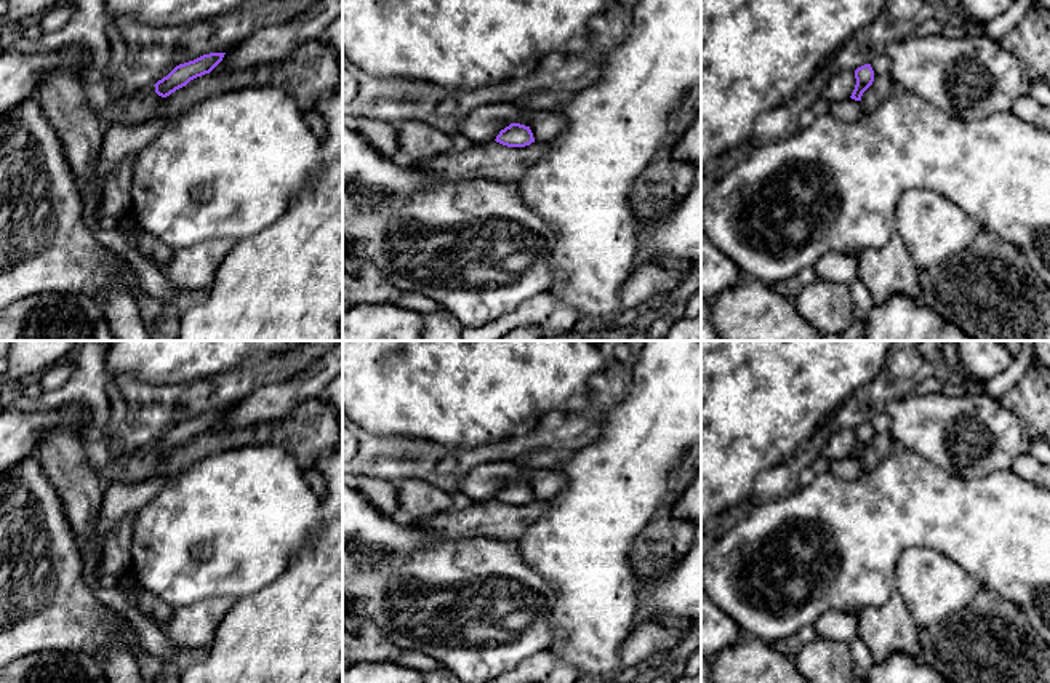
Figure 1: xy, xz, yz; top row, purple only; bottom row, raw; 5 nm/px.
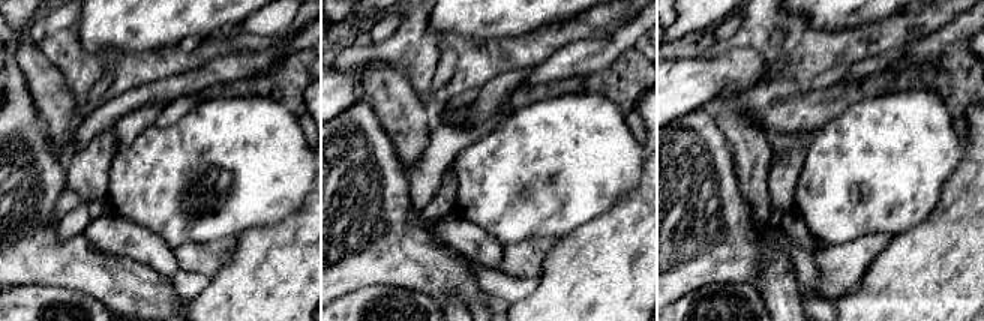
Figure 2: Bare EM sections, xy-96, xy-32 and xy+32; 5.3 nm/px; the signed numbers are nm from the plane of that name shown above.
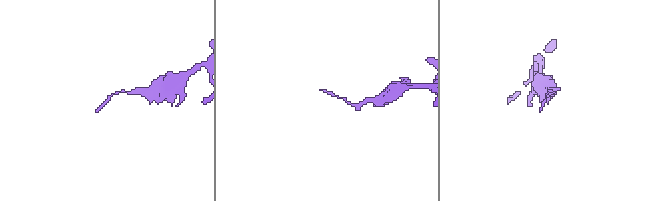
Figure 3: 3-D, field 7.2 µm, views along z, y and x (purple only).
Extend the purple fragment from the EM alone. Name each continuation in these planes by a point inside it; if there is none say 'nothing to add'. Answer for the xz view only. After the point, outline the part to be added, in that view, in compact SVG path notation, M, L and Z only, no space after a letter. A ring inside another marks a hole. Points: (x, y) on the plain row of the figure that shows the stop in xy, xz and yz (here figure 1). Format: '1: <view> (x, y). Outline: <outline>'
nothing to add

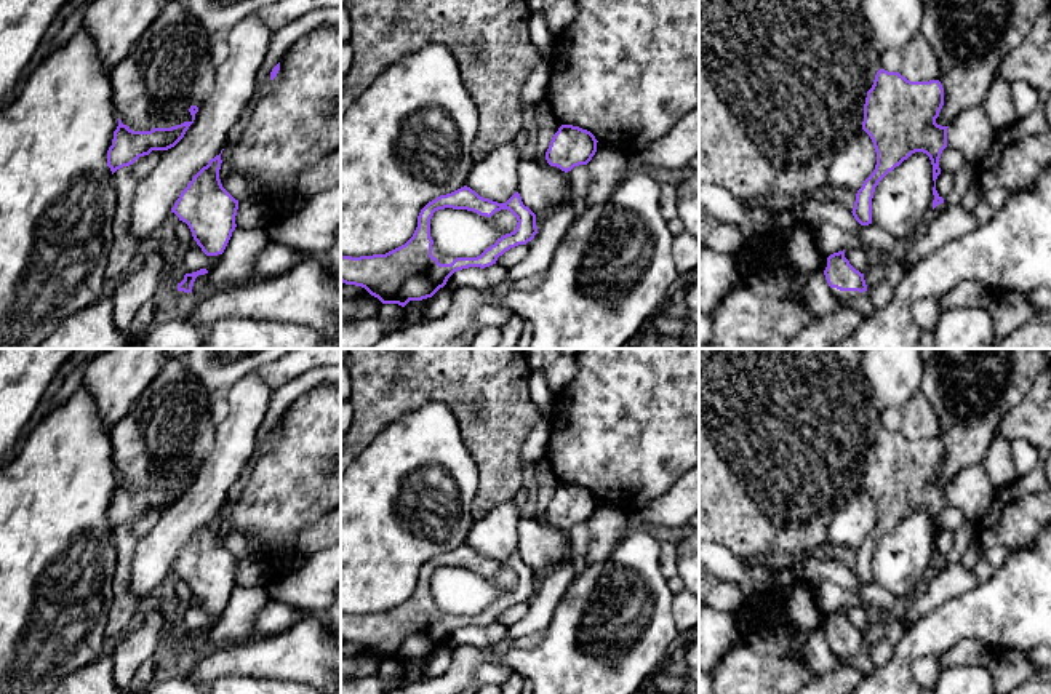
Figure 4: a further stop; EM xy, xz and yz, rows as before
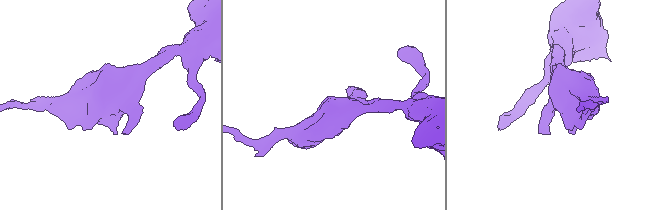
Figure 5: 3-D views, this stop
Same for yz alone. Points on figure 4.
1: yz (845, 656). Outline: M830 646L830 649L841 664L851 664L851 660L861 652L859 649L840 649L837 646Z

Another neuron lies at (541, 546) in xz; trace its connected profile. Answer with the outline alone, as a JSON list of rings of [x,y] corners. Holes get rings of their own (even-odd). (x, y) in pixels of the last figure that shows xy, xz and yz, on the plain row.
[[[534,518],[520,521],[517,550],[533,571],[552,569],[571,561],[568,531],[550,523],[541,524]]]

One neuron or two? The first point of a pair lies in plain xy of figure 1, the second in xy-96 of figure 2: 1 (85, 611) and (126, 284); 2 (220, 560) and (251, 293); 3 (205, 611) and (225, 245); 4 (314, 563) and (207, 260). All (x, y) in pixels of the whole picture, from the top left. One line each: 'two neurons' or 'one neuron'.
1: one neuron
2: two neurons
3: one neuron
4: two neurons

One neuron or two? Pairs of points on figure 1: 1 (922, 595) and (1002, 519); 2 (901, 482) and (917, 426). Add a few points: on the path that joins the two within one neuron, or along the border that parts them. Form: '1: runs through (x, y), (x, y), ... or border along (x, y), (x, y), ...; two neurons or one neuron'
1: border along (922, 546), (943, 552), (981, 586); two neurons
2: border along (897, 445), (917, 451), (941, 469); two neurons

